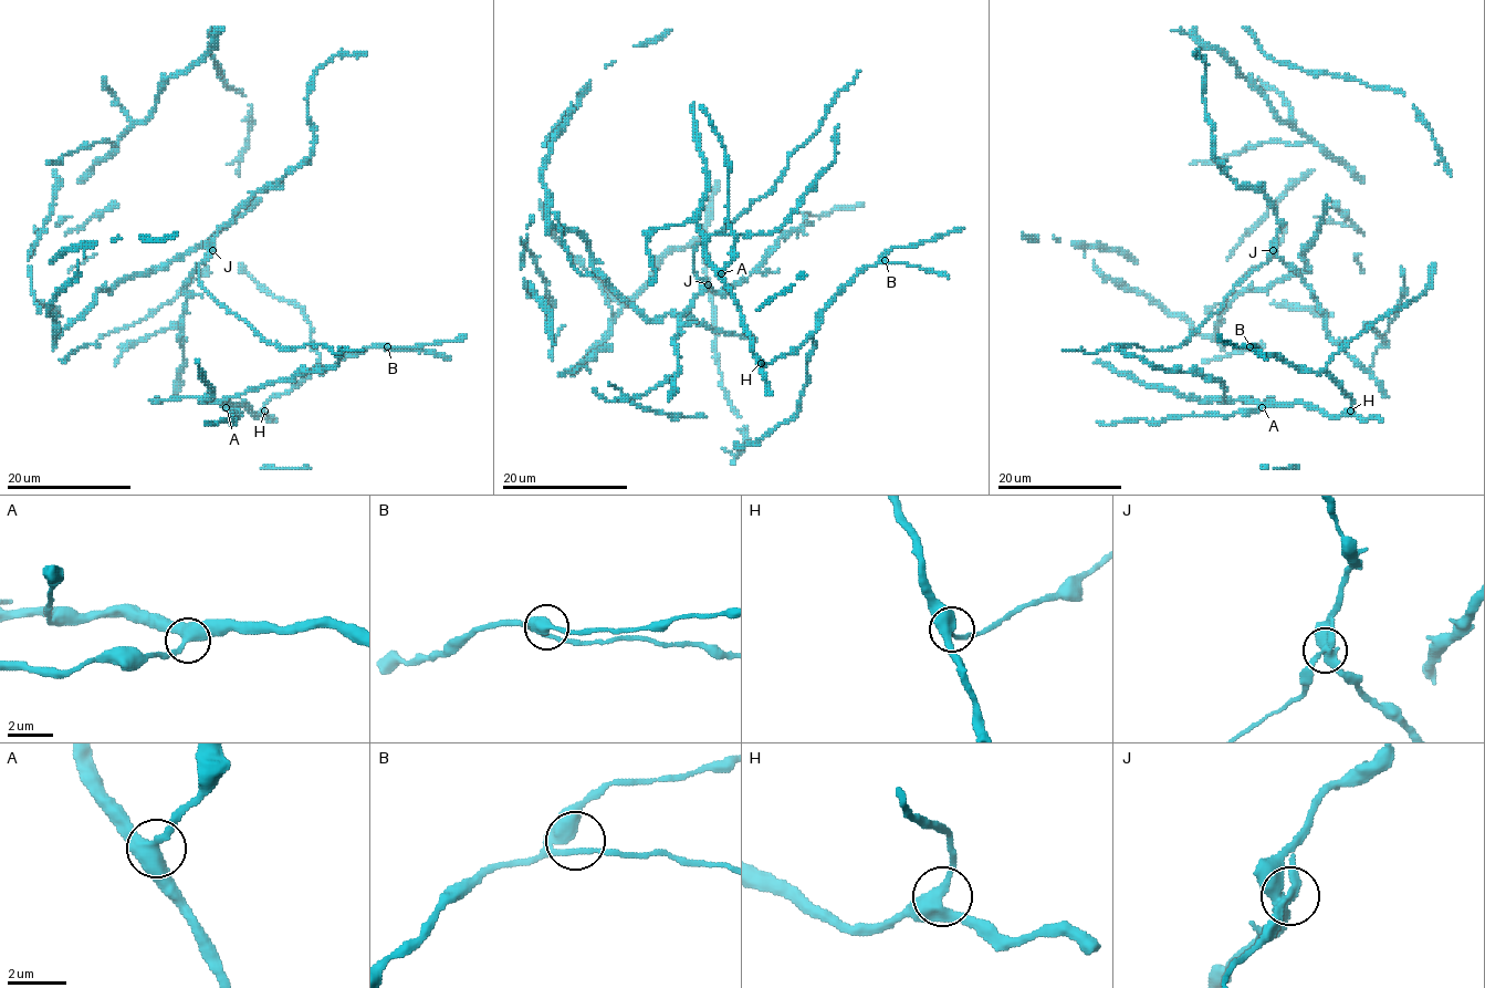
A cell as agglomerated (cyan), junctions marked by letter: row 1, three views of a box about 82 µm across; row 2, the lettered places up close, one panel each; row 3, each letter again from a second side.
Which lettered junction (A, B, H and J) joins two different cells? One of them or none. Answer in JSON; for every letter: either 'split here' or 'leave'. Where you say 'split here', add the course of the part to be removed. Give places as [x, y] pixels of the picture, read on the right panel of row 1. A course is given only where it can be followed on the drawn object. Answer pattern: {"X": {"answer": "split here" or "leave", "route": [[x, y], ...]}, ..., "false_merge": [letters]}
{"A": {"answer": "leave"}, "B": {"answer": "leave"}, "H": {"answer": "leave"}, "J": {"answer": "split here", "route": [[1273, 250], [1180, 346], [1147, 351], [1137, 345], [1111, 345], [1096, 353], [1064, 351]]}, "false_merge": ["J"]}

